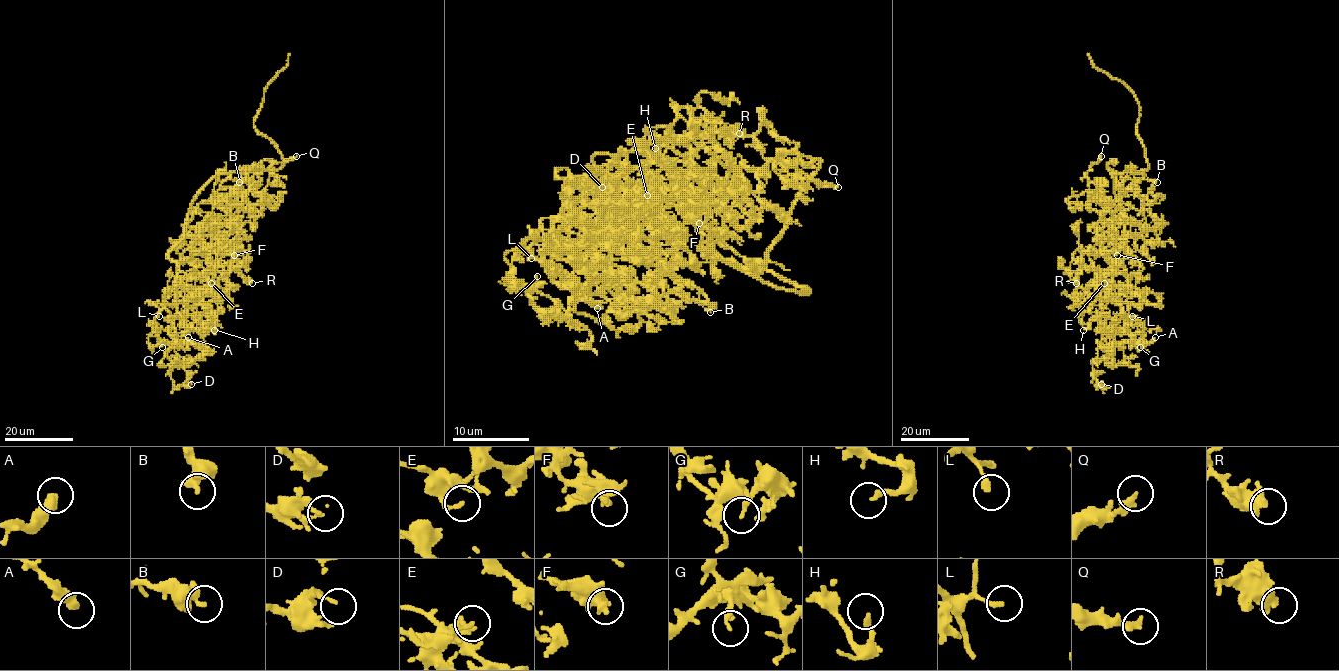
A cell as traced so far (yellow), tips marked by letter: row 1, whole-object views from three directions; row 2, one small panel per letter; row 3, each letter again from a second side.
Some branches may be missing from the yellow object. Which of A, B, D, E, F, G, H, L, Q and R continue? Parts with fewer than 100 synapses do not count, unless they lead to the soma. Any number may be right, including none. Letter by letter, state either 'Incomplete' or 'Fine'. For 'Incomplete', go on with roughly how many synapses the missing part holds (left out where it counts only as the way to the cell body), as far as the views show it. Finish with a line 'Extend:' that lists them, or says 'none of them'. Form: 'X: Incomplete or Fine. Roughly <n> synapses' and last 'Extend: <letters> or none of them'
A: Fine
B: Fine
D: Fine
E: Fine
F: Fine
G: Fine
H: Fine
L: Fine
Q: Fine
R: Fine
Extend: none of them

